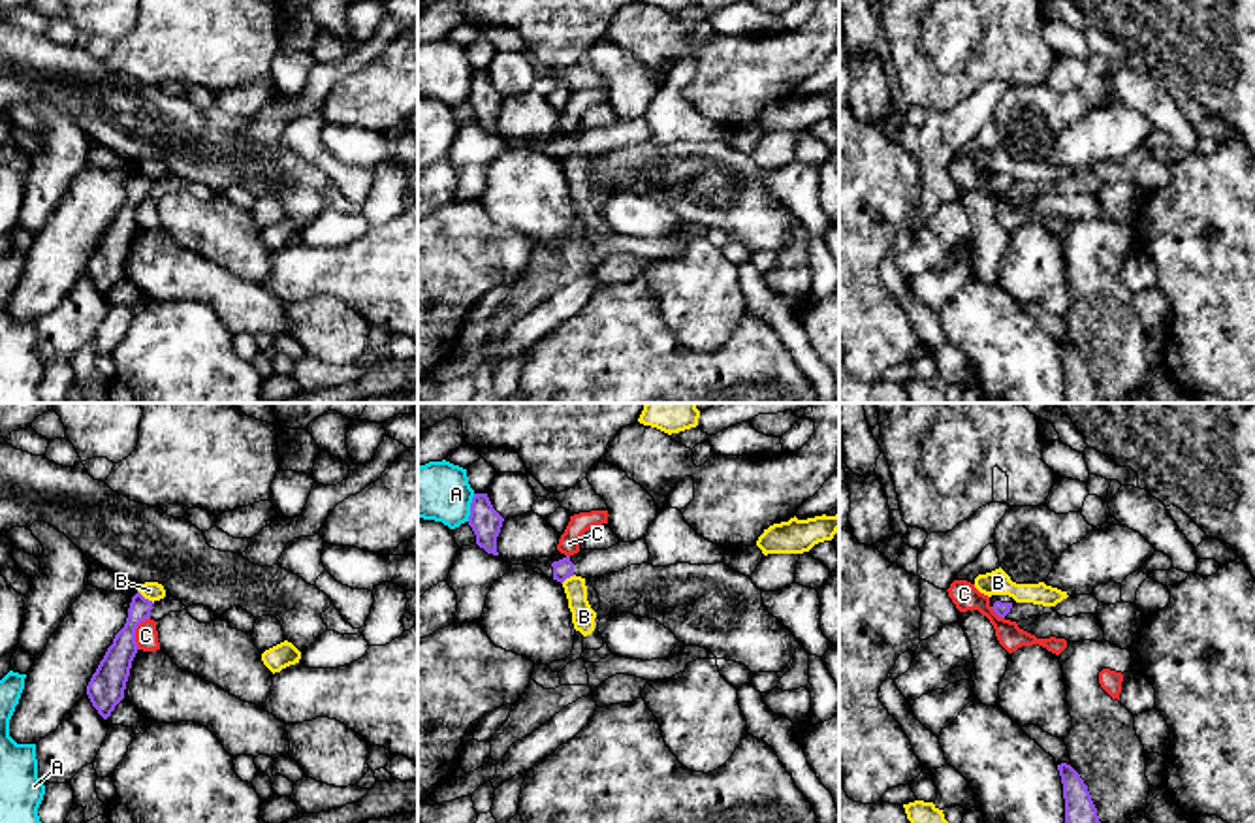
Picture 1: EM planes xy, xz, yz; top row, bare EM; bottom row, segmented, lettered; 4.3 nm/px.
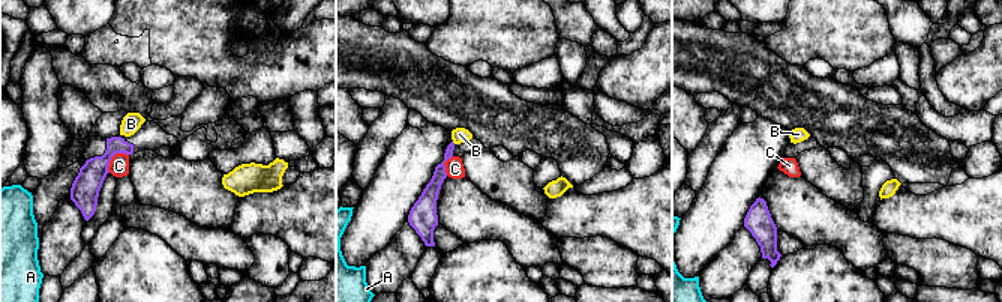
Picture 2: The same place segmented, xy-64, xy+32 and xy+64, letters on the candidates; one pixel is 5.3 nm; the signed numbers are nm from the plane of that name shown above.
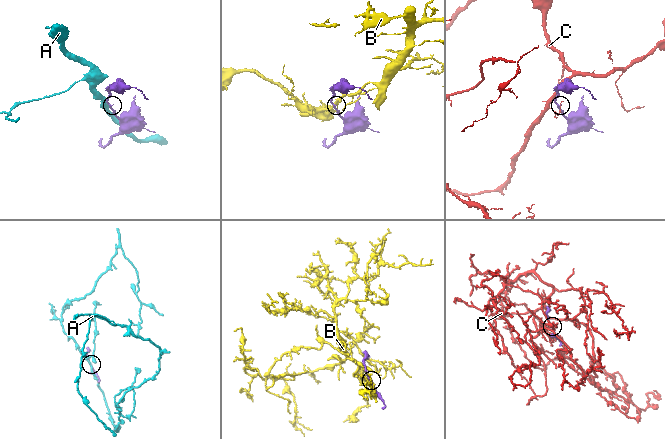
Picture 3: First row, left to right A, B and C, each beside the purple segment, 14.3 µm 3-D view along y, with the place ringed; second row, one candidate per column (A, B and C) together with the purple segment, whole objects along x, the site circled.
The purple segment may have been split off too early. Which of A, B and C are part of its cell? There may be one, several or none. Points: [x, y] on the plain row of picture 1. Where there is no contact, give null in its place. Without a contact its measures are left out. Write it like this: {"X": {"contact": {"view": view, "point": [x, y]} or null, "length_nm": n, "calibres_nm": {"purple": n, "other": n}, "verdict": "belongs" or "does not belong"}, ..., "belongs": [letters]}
{"A": {"contact": {"view": "xz", "point": [471, 85]}, "length_nm": 120, "calibres_nm": {"purple": 140, "other": 260}, "verdict": "does not belong"}, "B": {"contact": {"view": "xy", "point": [143, 176]}, "length_nm": 90, "calibres_nm": {"purple": 120, "other": 80}, "verdict": "does not belong"}, "C": {"contact": {"view": "xy", "point": [134, 209]}, "length_nm": 150, "calibres_nm": {"purple": 150, "other": 100}, "verdict": "does not belong"}, "belongs": []}

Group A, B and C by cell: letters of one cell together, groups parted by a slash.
A / B / C

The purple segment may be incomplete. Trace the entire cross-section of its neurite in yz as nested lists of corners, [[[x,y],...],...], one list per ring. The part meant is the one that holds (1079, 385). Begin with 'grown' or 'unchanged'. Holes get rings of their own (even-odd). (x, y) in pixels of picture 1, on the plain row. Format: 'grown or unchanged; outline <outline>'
unchanged; outline [[[1067,341],[1057,343],[1057,348],[1063,362],[1065,401],[1108,403],[1099,399],[1097,386],[1080,352]]]

